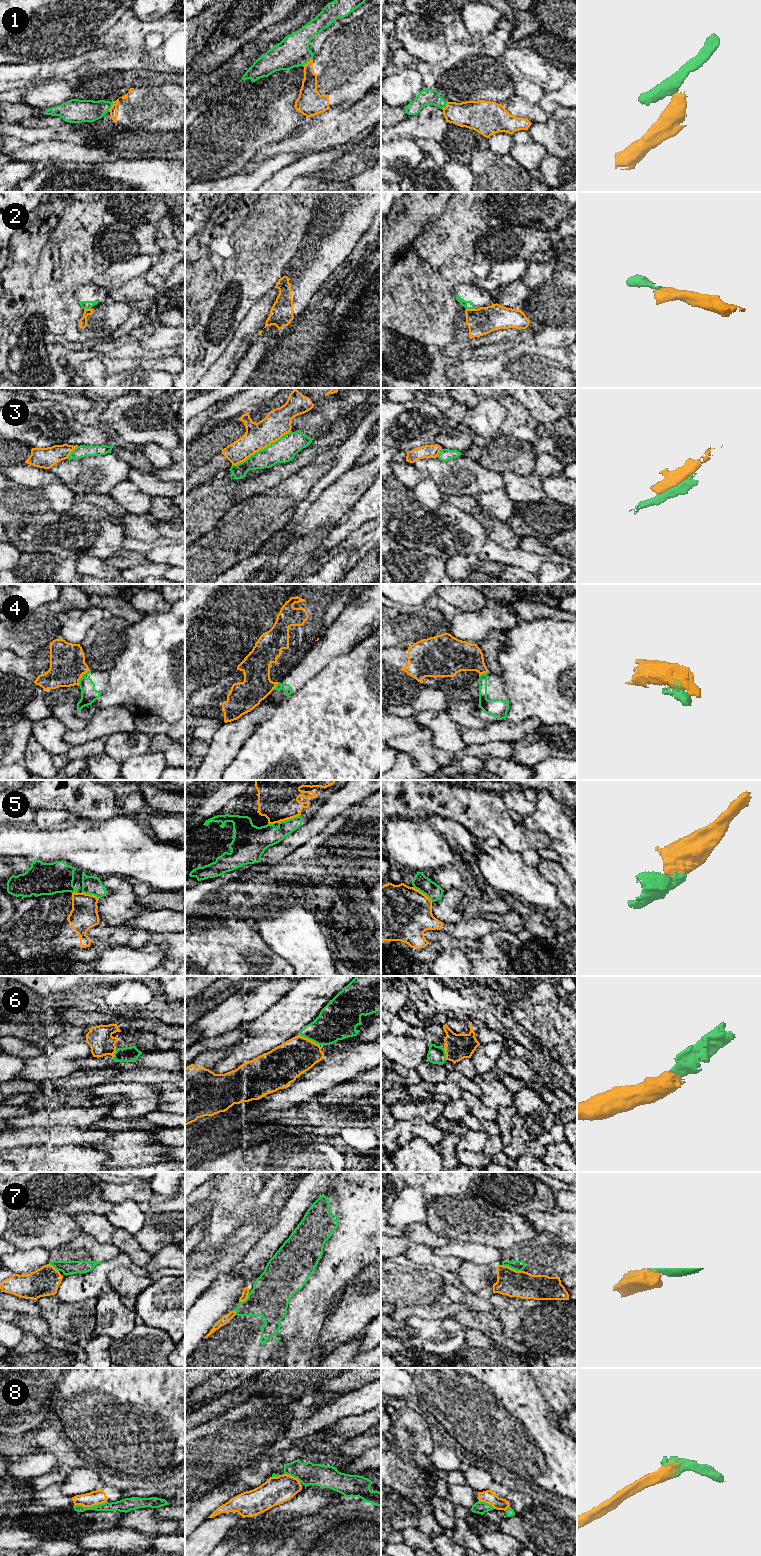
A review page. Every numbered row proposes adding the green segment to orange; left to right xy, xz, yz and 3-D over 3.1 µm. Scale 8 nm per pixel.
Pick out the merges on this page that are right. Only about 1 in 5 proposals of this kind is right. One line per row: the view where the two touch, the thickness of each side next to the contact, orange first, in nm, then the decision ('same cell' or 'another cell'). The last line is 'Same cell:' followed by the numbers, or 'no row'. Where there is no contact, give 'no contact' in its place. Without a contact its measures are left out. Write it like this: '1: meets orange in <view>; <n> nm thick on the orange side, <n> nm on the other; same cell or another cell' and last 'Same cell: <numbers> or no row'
1: meets orange in xz; 140 nm thick on the orange side, 260 nm on the other; another cell
2: meets orange in yz; 220 nm thick on the orange side, 60 nm on the other; another cell
3: meets orange in xz; 220 nm thick on the orange side, 190 nm on the other; another cell
4: meets orange in xy; 280 nm thick on the orange side, 140 nm on the other; another cell
5: meets orange in xz; 340 nm thick on the orange side, 180 nm on the other; another cell
6: meets orange in xz; 300 nm thick on the orange side, 280 nm on the other; same cell
7: meets orange in yz; 220 nm thick on the orange side, 80 nm on the other; another cell
8: meets orange in xy; 120 nm thick on the orange side, 90 nm on the other; another cell
Same cell: 6

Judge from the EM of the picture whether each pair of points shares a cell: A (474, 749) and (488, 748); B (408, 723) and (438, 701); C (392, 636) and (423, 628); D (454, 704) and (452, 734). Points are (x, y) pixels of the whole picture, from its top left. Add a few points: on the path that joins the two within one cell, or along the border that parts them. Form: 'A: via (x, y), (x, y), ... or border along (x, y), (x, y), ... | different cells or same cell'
A: via (477, 749), (485, 749) | same cell
B: border along (391, 715), (413, 718) | different cells
C: via (400, 632), (415, 628) | same cell
D: border along (445, 710), (462, 727) | different cells

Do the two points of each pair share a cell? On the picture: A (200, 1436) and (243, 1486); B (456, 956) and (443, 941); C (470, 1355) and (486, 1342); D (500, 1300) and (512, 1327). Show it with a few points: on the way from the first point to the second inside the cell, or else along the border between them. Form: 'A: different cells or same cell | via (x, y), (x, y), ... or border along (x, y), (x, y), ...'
A: different cells | border along (250, 1464), (241, 1470)
B: different cells | border along (451, 946), (448, 948), (438, 948)
C: same cell | via (474, 1354), (482, 1346)
D: same cell | via (506, 1307), (512, 1313), (512, 1320)

